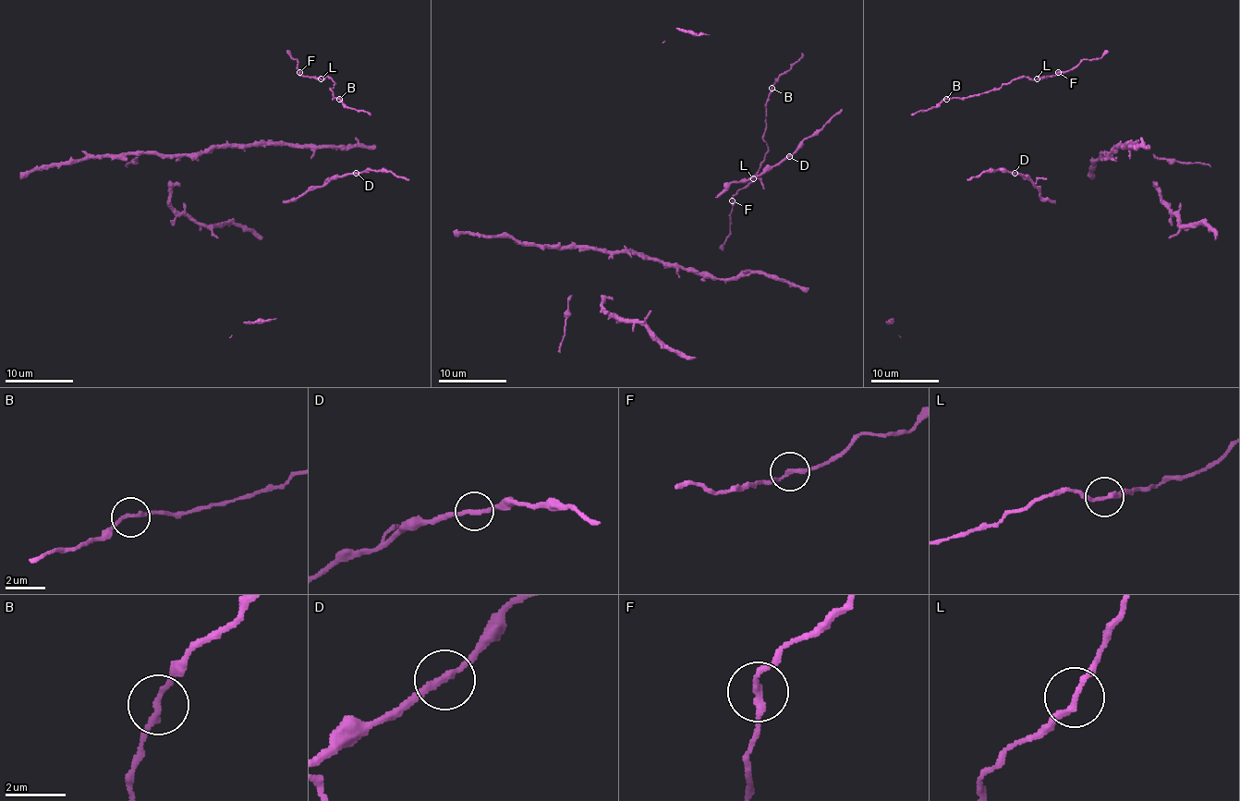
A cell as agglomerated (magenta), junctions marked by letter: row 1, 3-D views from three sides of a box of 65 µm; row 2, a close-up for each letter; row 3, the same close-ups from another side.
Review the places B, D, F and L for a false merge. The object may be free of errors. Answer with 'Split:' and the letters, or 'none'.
Split: none

